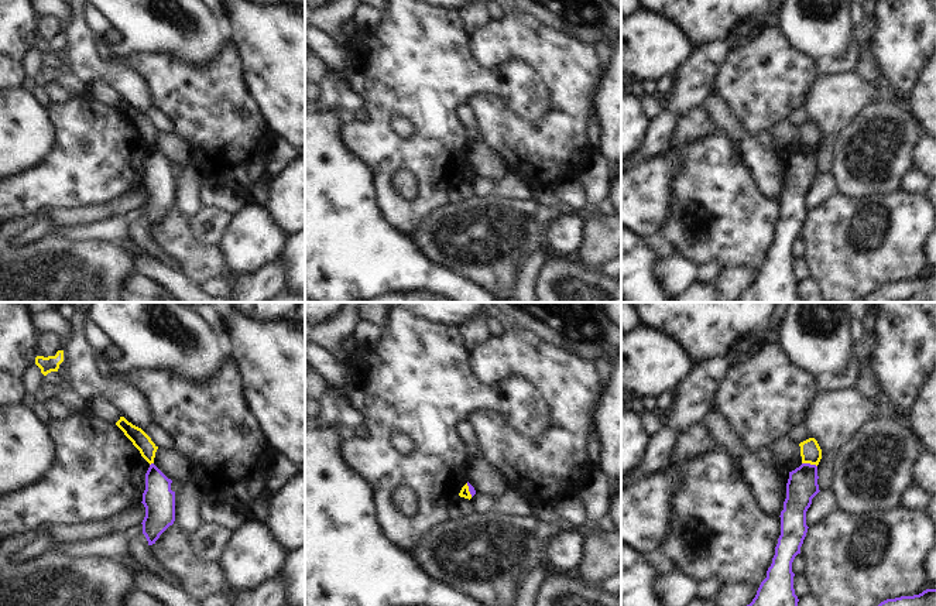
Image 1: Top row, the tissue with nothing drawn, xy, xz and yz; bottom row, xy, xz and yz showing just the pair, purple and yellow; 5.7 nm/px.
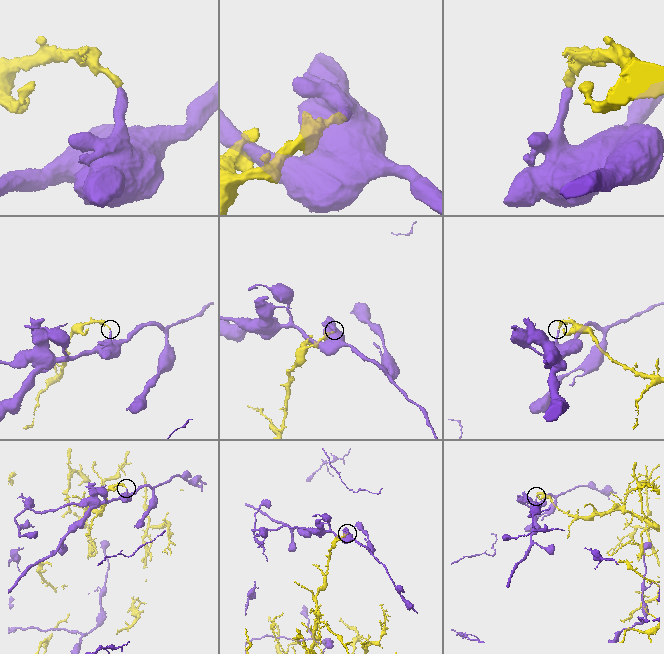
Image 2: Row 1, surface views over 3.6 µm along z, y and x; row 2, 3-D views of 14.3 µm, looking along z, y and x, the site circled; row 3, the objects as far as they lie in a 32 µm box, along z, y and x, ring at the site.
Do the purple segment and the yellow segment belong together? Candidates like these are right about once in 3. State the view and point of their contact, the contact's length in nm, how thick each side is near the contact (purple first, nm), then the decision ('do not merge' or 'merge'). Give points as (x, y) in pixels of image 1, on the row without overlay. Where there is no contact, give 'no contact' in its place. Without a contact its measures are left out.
meets purple in yz at (809, 147); contact 90 nm long; 180 nm thick on the purple side, 120 nm on the other; do not merge

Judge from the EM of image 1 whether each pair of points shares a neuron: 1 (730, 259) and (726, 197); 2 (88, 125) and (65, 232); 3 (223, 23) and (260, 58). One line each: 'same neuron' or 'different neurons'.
1: same neuron
2: different neurons
3: different neurons

